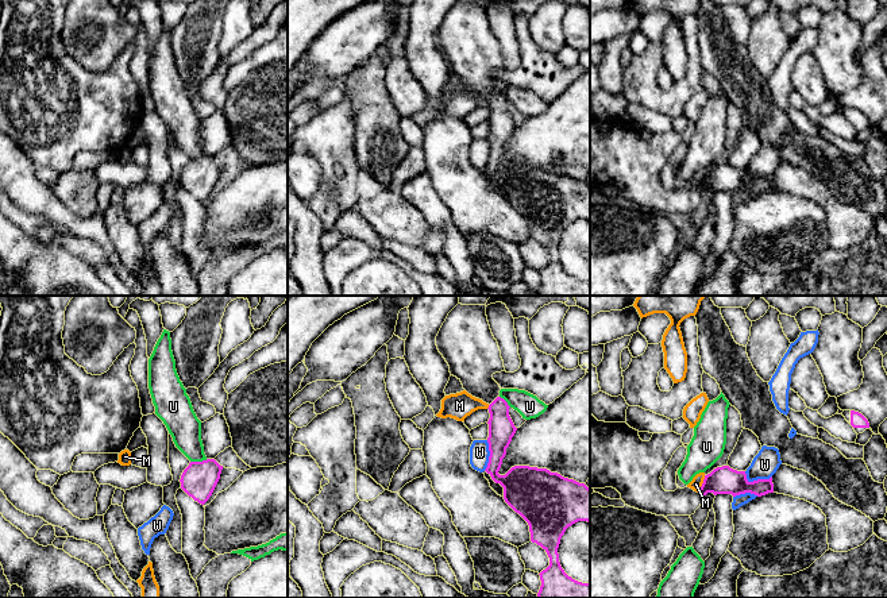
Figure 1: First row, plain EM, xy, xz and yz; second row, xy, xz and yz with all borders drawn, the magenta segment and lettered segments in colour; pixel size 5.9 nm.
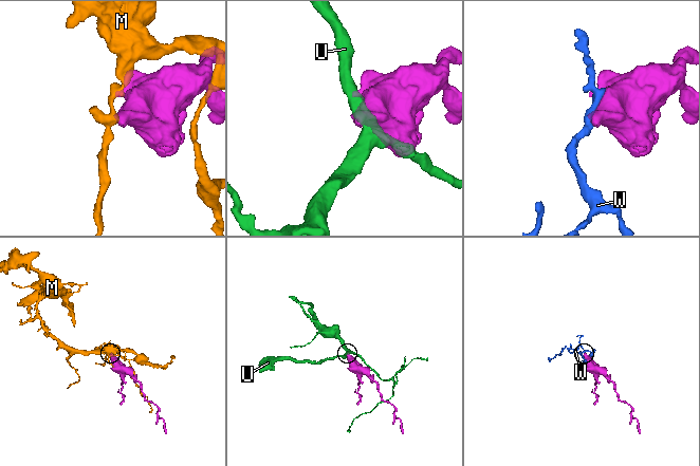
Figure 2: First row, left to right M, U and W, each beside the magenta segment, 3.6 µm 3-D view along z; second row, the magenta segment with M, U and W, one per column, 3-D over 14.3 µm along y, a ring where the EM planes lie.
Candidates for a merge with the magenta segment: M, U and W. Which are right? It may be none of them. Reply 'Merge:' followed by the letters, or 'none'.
Merge: none

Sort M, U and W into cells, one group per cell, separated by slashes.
M / U / W

